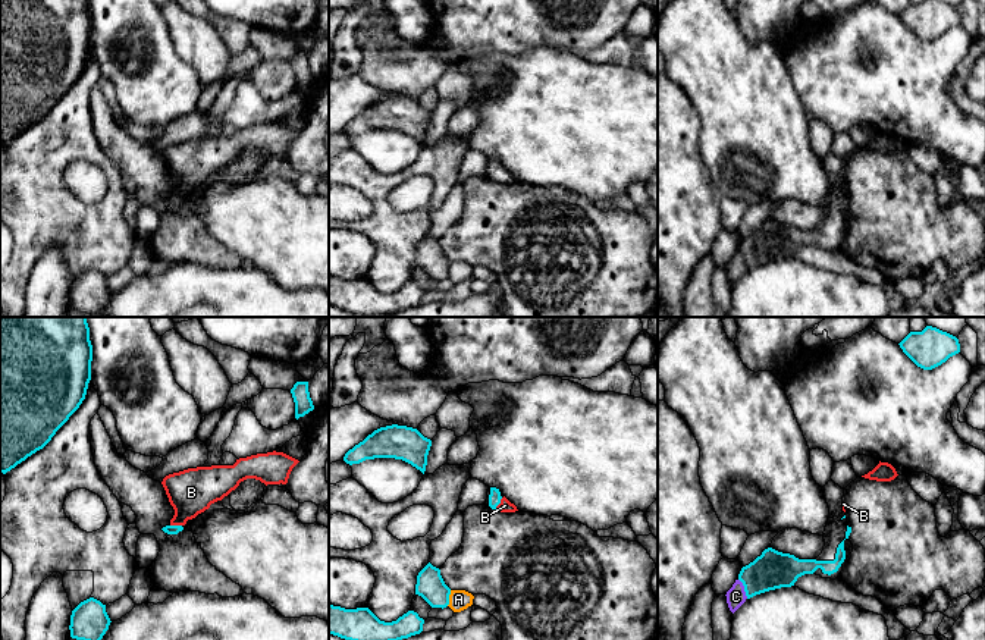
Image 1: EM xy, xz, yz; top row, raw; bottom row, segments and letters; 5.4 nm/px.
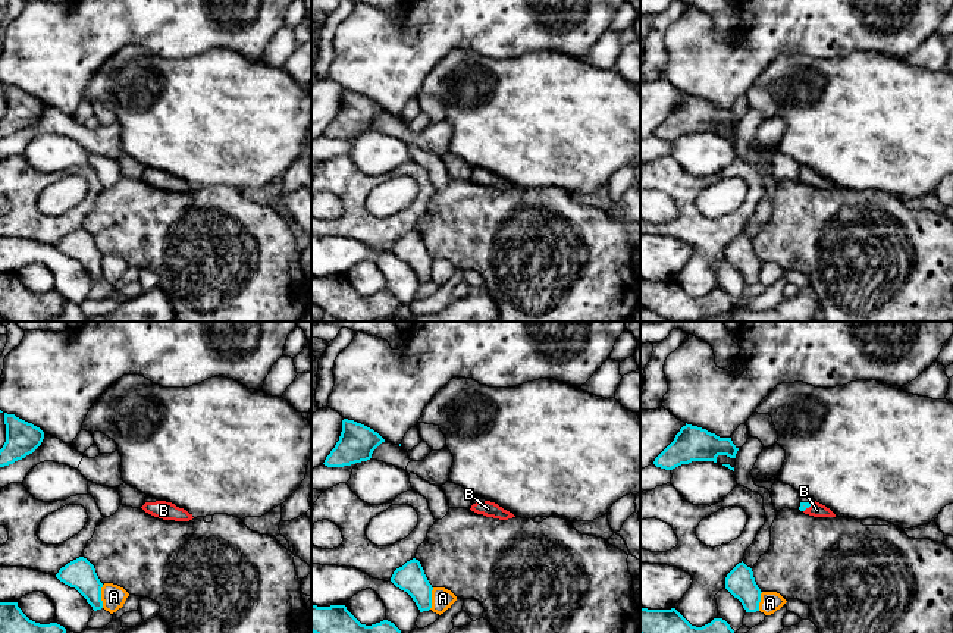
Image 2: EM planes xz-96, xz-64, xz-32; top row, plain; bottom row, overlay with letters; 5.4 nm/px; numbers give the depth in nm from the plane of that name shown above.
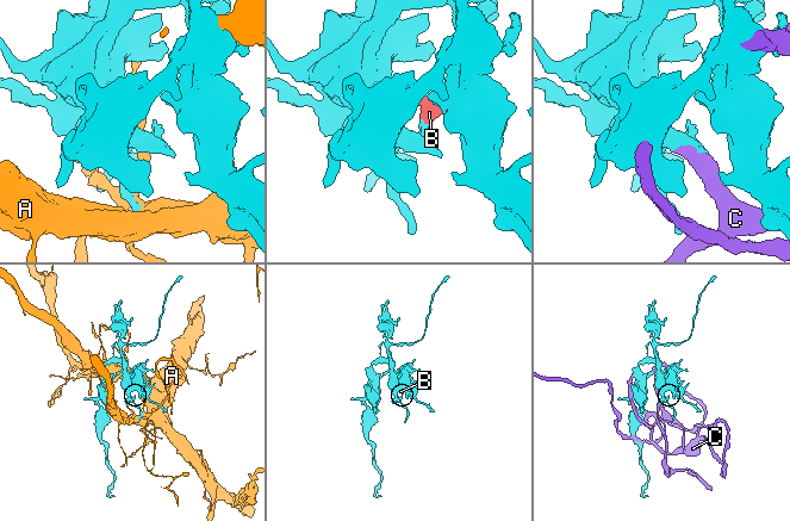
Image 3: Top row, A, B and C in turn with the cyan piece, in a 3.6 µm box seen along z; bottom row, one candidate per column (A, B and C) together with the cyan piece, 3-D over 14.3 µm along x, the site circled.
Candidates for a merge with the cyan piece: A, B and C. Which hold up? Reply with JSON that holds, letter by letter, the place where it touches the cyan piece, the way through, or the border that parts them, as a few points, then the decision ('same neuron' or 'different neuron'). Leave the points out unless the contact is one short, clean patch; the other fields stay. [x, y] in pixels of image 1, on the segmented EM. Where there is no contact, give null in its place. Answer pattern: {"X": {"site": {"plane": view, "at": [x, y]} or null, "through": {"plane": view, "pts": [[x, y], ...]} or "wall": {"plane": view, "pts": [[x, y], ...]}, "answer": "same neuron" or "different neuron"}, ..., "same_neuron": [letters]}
{"A": {"site": {"plane": "xz", "at": [448, 598]}, "answer": "different neuron"}, "B": {"site": {"plane": "xy", "at": [176, 526]}, "through": {"plane": "xy", "pts": [[169, 529], [176, 526], [191, 492]]}, "answer": "same neuron"}, "C": {"site": {"plane": "yz", "at": [744, 589]}, "answer": "same neuron"}, "same_neuron": ["B", "C"]}

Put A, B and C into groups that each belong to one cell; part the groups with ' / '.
A / B C

